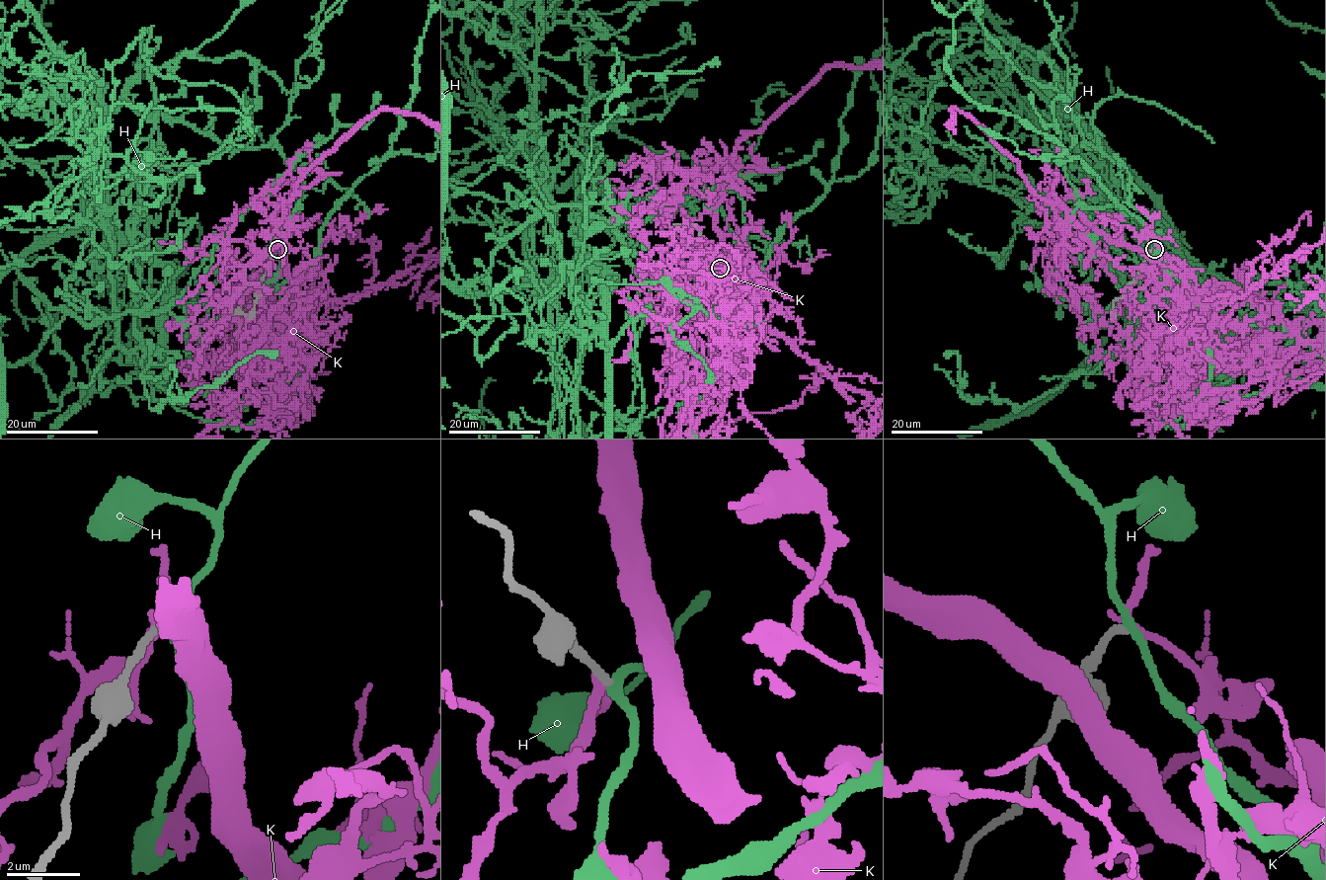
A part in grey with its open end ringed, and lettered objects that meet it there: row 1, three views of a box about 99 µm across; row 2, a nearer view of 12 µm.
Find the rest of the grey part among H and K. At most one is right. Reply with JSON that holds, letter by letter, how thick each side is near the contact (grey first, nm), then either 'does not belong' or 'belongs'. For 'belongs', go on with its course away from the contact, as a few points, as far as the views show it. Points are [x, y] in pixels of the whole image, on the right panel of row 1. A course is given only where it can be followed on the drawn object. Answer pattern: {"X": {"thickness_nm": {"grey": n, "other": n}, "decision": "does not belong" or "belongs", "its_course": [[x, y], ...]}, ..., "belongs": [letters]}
{"H": {"thickness_nm": {"grey": 220, "other": 220}, "decision": "belongs"}, "K": {"thickness_nm": {"grey": 240, "other": 240}, "decision": "does not belong"}, "belongs": ["H"]}

